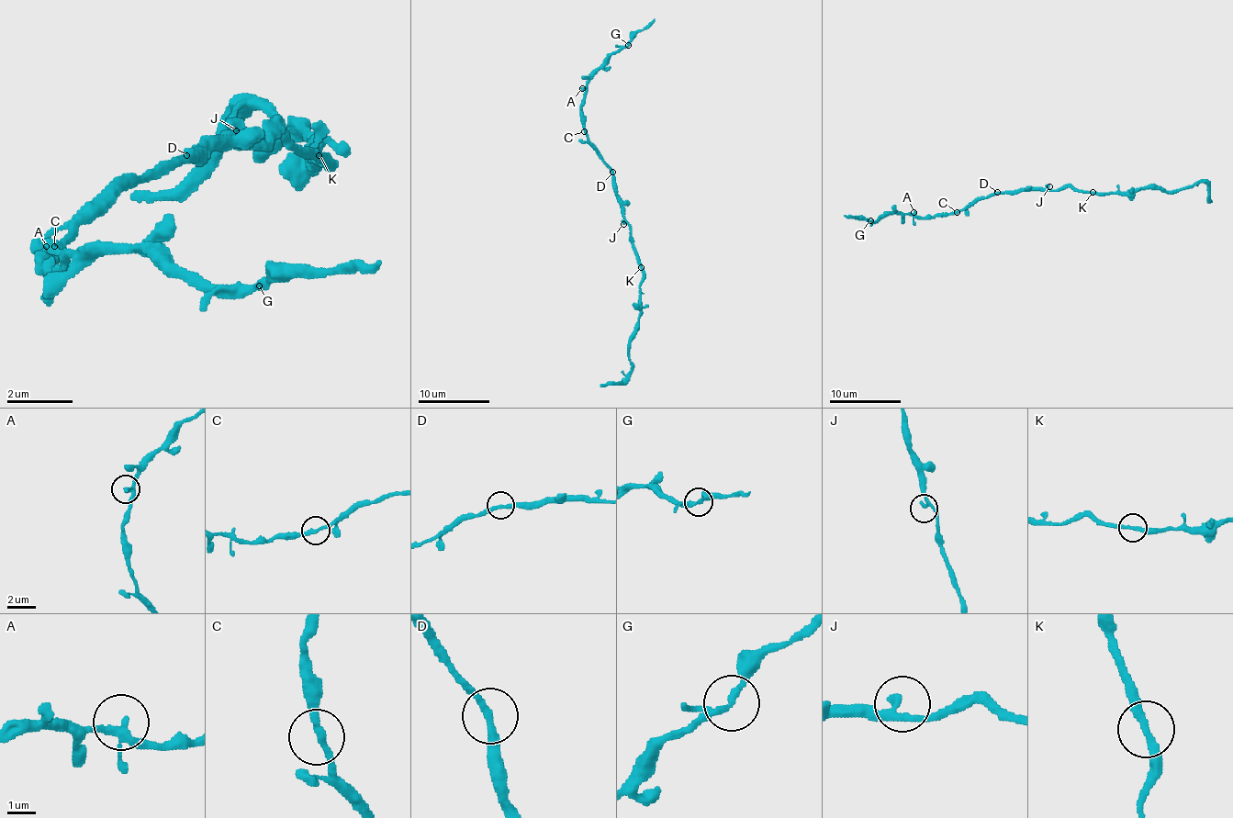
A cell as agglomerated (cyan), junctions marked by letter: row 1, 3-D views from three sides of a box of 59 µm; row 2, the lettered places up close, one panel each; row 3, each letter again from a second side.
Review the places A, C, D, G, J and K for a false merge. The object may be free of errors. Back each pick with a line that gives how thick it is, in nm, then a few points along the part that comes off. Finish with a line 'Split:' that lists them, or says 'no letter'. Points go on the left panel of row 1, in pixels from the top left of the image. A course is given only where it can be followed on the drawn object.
Split: no letter

